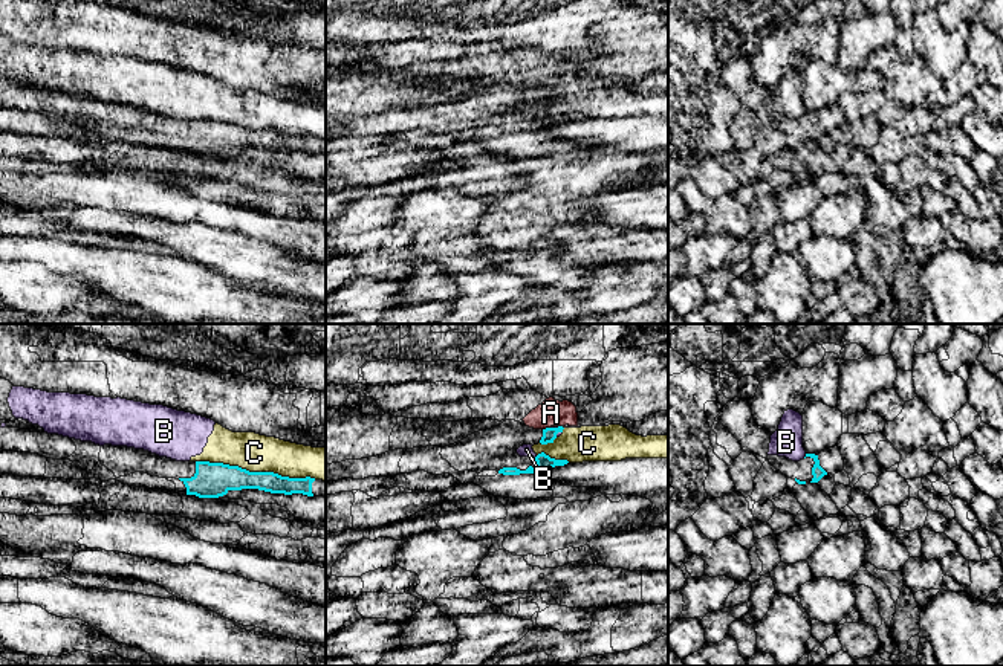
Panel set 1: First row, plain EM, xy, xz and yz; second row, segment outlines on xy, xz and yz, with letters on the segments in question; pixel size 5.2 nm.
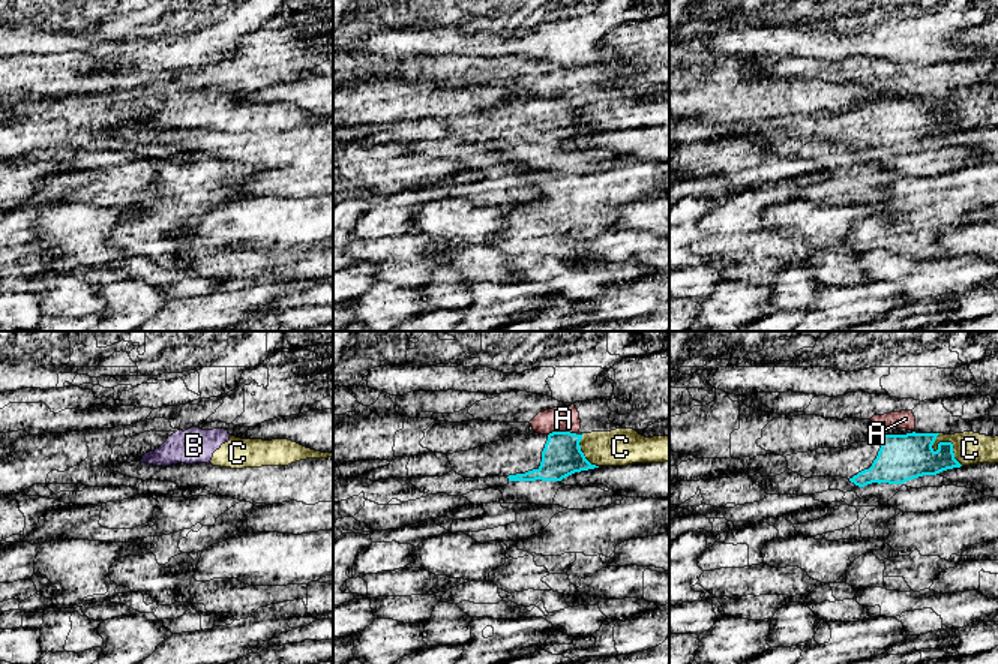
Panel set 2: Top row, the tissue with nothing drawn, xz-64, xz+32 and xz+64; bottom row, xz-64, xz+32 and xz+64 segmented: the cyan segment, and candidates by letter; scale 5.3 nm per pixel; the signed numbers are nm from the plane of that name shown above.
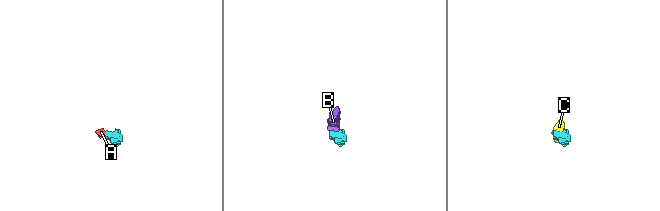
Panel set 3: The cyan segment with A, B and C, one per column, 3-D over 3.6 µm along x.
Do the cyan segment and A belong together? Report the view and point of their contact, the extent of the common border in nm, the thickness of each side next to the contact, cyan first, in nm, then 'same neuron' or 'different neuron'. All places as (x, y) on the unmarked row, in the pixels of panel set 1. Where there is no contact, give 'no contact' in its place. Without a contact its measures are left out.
xz (546, 86) | 40 nm | 80/140 nm | different neuron

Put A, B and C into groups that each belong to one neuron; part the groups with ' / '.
A B C

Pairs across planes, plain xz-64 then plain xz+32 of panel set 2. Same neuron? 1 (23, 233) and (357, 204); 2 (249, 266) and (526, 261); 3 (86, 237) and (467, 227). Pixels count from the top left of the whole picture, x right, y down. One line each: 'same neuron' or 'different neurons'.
1: different neurons
2: different neurons
3: same neuron

